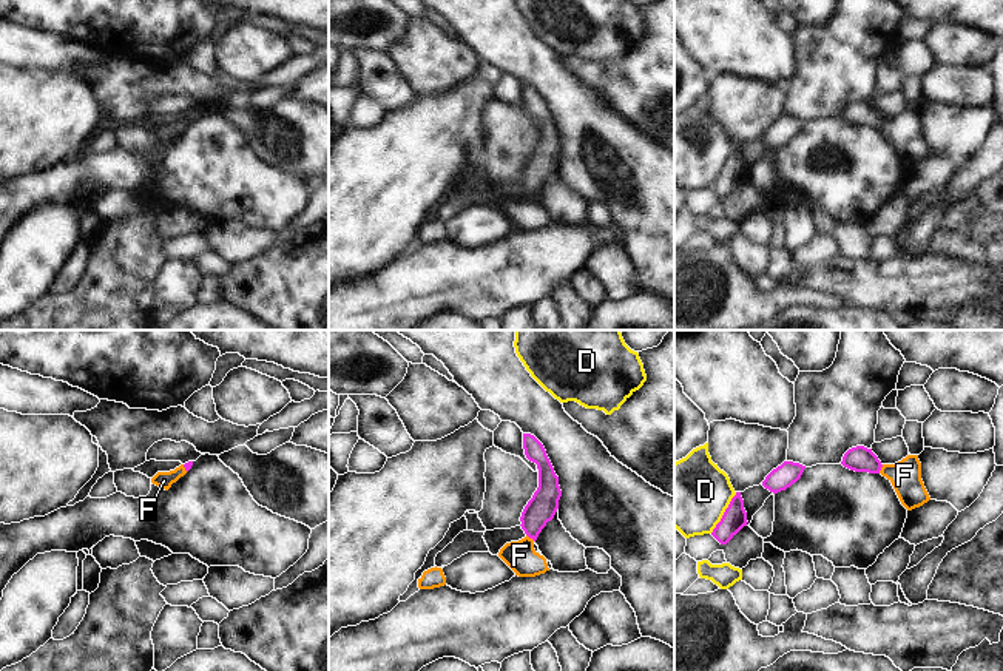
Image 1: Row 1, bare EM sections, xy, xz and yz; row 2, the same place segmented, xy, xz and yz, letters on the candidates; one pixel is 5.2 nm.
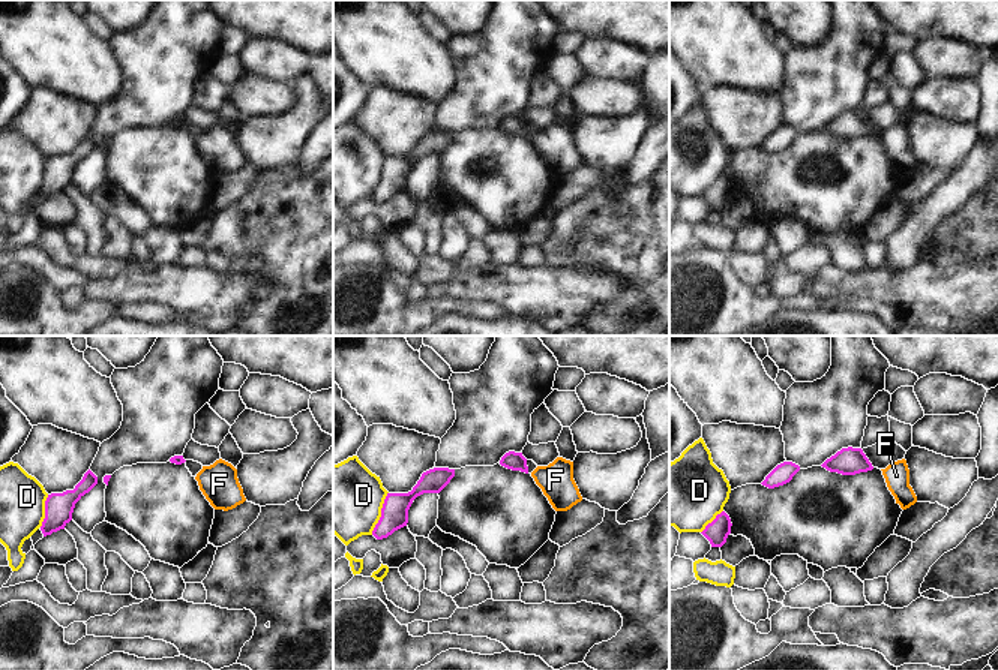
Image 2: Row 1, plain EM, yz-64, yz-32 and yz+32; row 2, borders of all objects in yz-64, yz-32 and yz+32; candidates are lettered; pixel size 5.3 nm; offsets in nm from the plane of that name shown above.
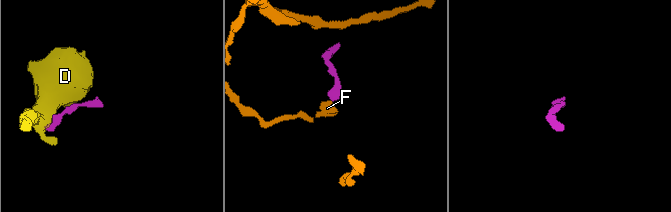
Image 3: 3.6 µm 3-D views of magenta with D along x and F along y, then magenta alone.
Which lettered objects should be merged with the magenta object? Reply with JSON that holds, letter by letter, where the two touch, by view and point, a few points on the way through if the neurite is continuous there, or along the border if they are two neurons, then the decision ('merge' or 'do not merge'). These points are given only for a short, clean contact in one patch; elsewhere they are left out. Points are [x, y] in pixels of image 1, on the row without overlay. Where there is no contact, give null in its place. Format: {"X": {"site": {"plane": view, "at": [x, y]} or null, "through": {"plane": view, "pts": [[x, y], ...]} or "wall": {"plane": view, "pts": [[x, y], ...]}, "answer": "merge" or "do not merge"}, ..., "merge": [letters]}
{"D": {"site": {"plane": "yz", "at": [724, 167]}, "wall": {"plane": "yz", "pts": [[736, 147], [710, 187]]}, "answer": "do not merge"}, "F": {"site": {"plane": "yz", "at": [880, 124]}, "through": {"plane": "yz", "pts": [[860, 113], [880, 124], [905, 130]]}, "answer": "merge"}, "merge": ["F"]}

